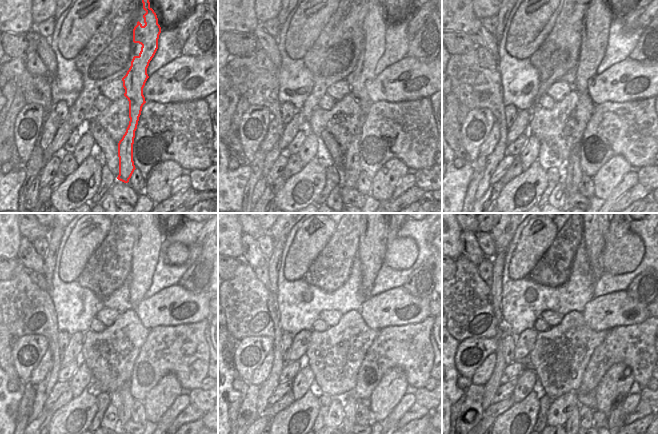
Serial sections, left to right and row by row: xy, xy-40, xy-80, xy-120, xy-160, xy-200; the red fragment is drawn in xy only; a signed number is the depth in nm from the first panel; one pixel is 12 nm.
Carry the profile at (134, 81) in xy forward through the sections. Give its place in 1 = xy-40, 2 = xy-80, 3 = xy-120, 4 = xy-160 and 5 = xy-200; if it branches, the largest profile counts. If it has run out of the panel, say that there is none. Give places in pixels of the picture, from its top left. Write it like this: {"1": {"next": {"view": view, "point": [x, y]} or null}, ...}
{"1": {"next": {"view": "xy-40", "point": [373, 36]}}, "2": {"next": {"view": "xy-80", "point": [594, 38]}}, "3": {"next": {"view": "xy-120", "point": [145, 262]}}, "4": {"next": {"view": "xy-160", "point": [371, 260]}}, "5": {"next": {"view": "xy-200", "point": [599, 233]}}}

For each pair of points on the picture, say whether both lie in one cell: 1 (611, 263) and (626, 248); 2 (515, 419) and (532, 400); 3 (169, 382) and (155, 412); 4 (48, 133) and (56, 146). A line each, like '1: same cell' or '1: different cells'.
1: same cell
2: same cell
3: same cell
4: different cells

